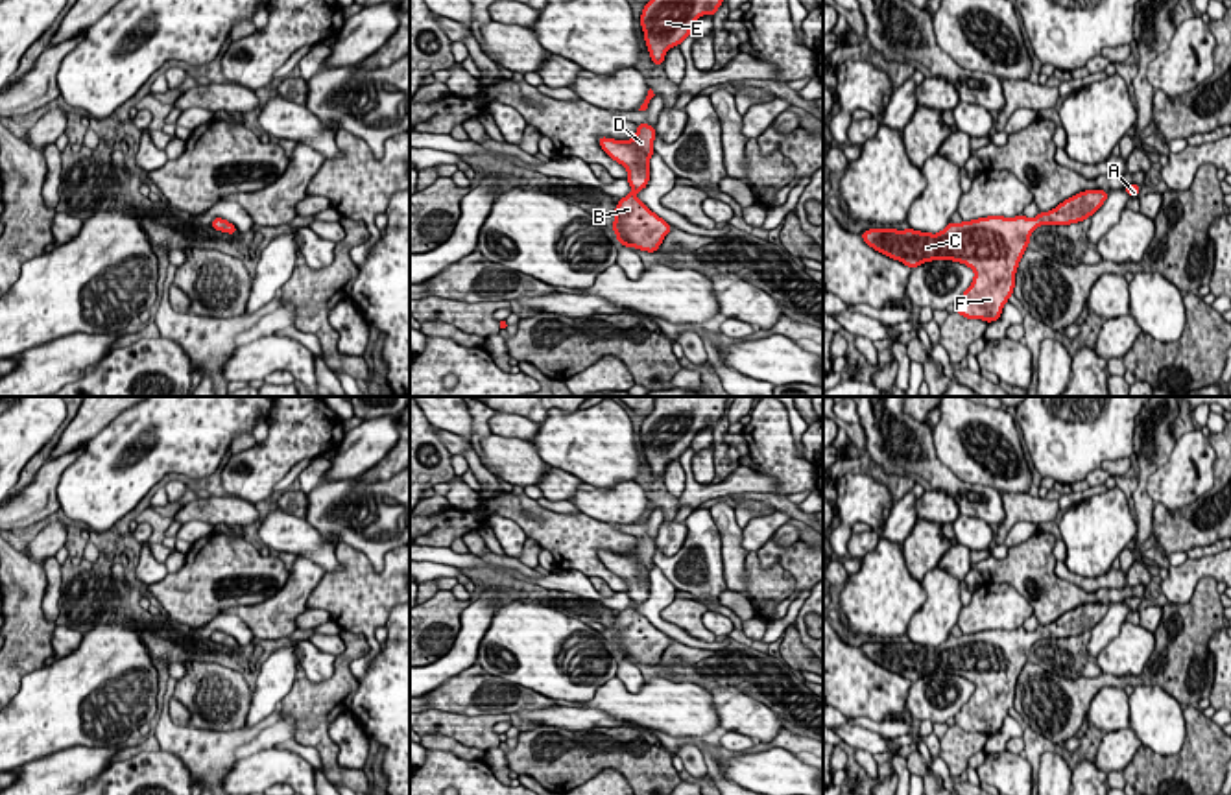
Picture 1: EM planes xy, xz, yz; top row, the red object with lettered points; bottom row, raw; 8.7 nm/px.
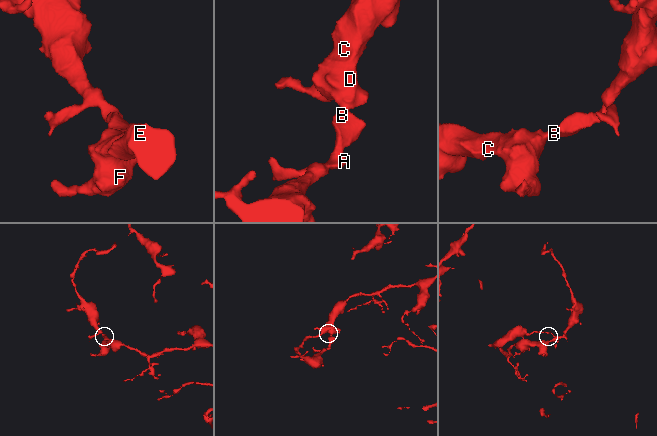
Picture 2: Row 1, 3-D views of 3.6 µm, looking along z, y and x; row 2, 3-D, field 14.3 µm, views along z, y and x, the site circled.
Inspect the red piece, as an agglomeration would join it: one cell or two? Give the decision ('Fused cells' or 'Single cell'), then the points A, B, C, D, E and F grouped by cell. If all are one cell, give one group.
Single cell. Groups: A B C D E F

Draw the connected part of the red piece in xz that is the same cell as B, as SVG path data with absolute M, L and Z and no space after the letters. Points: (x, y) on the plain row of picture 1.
M637 537L637 548L631 553L615 553L600 550L598 557L607 570L627 583L626 594L633 601L631 607L620 611L615 622L615 636L609 636L616 647L616 655L626 660L637 660L646 666L655 666L672 638L650 623L648 618L637 612L637 605L650 596L650 572L657 546L650 537Z

